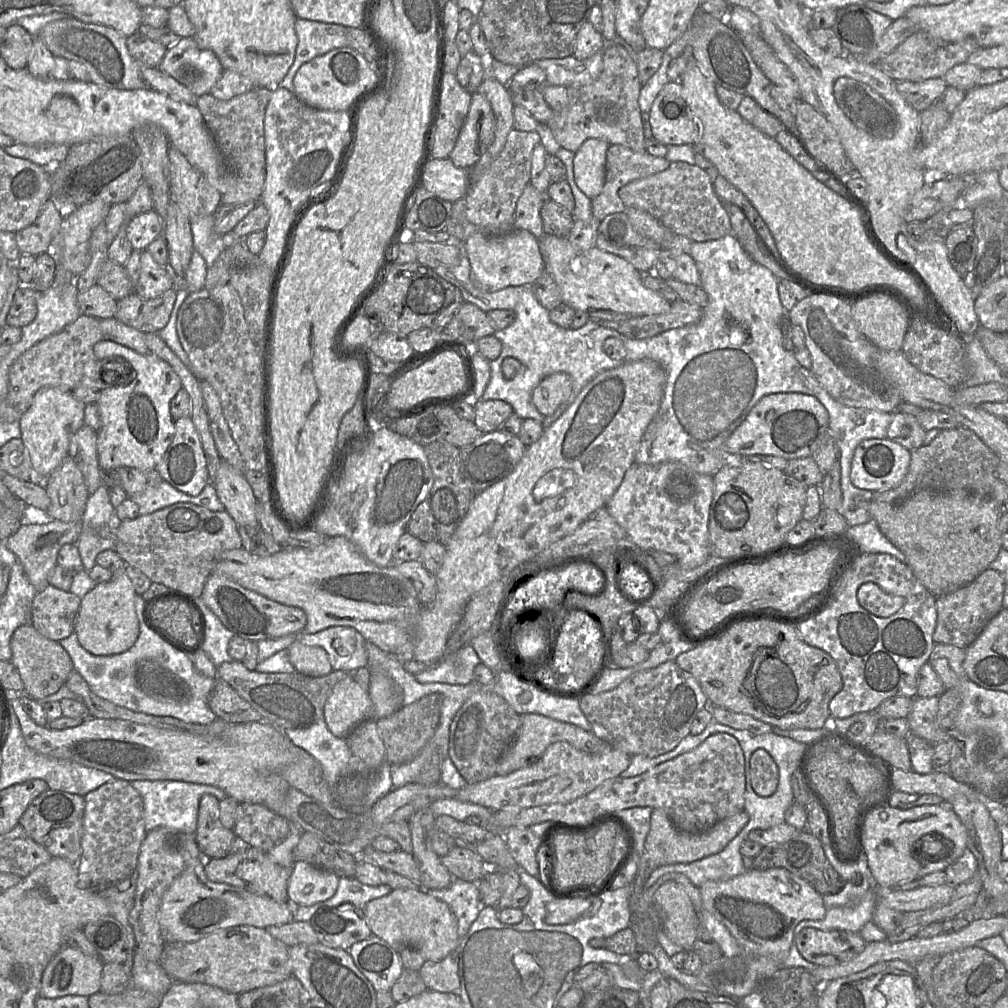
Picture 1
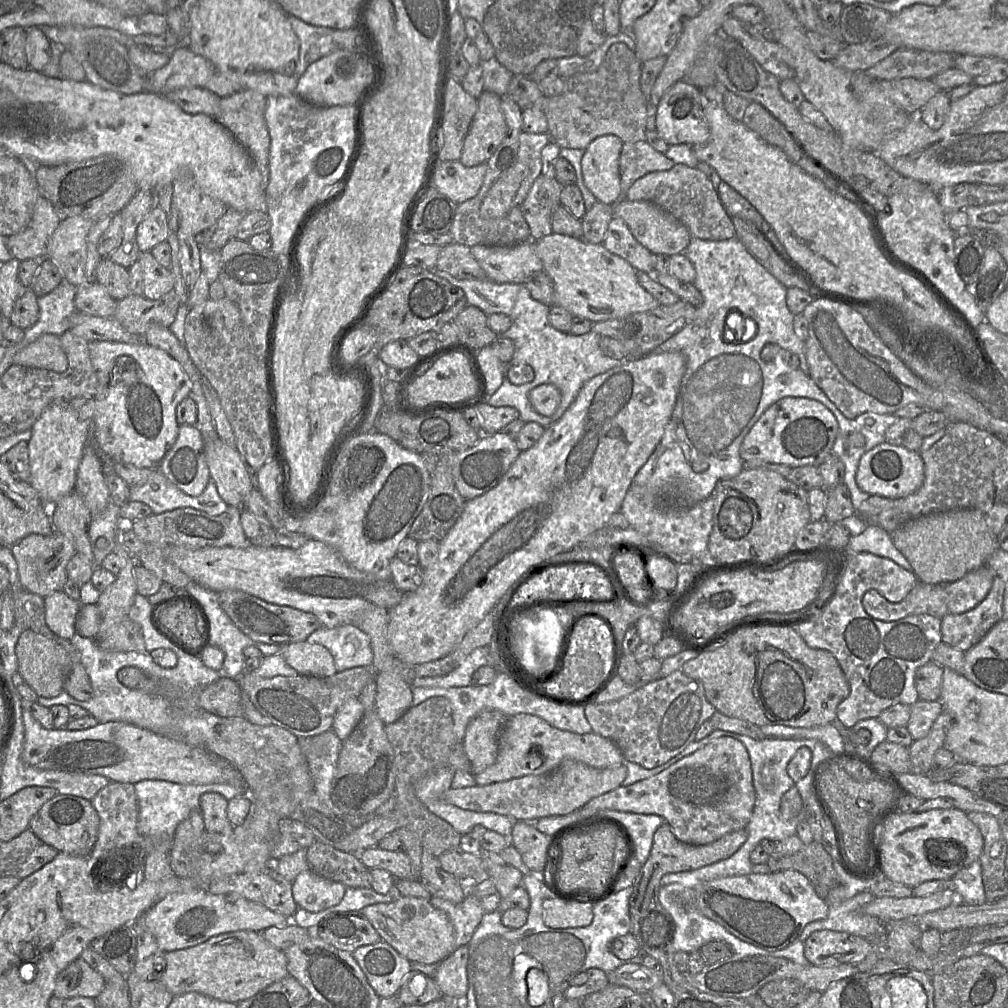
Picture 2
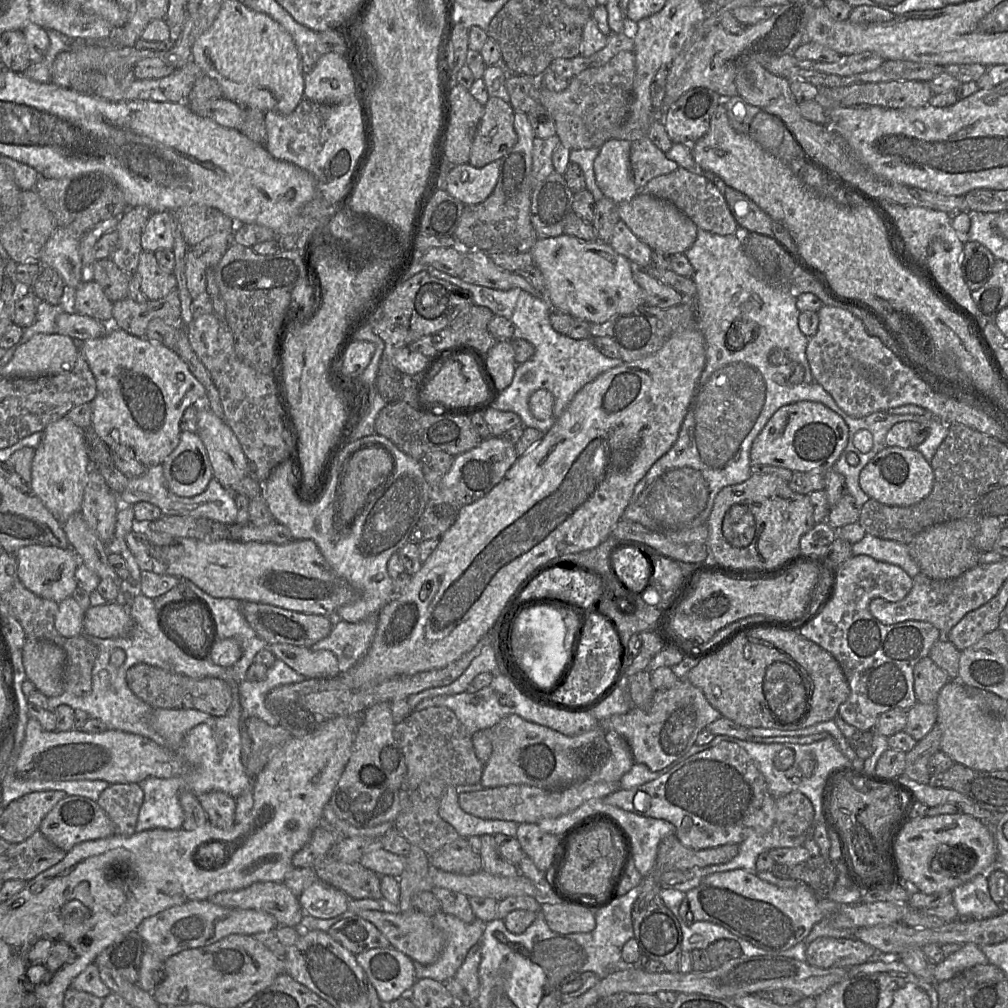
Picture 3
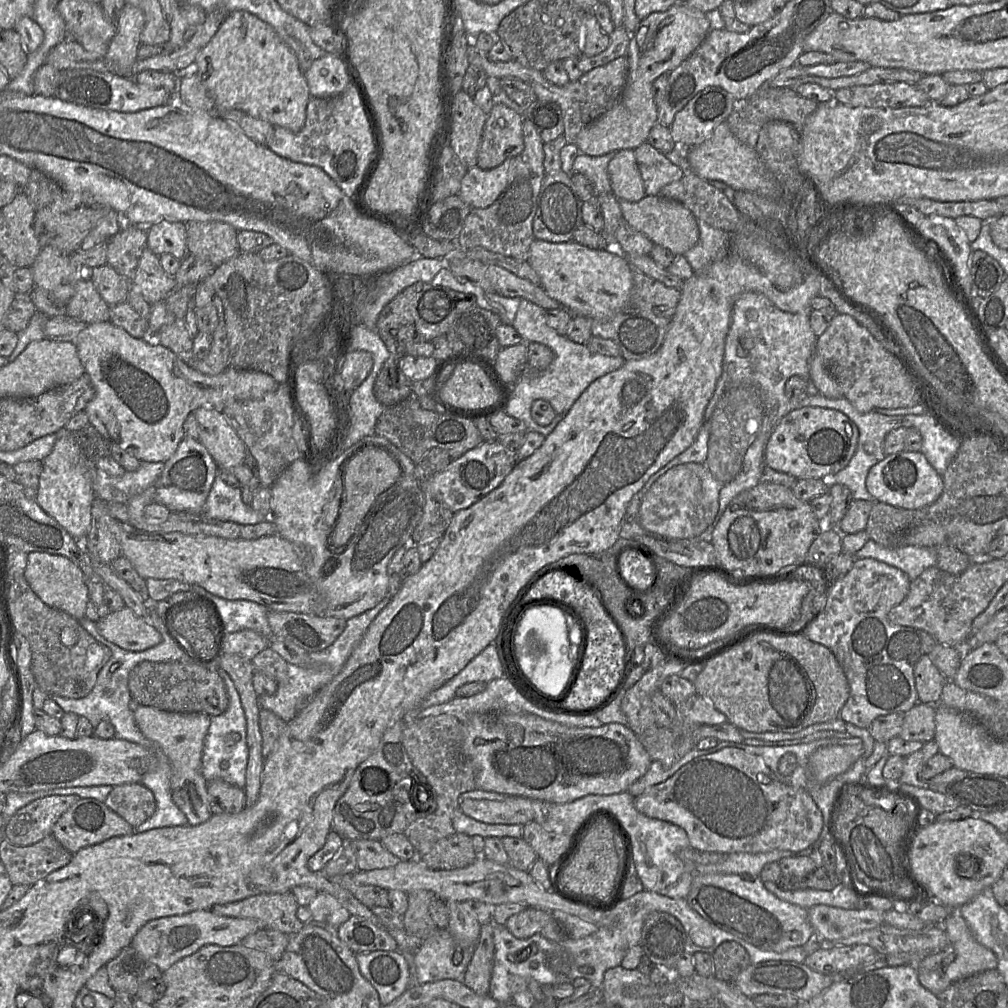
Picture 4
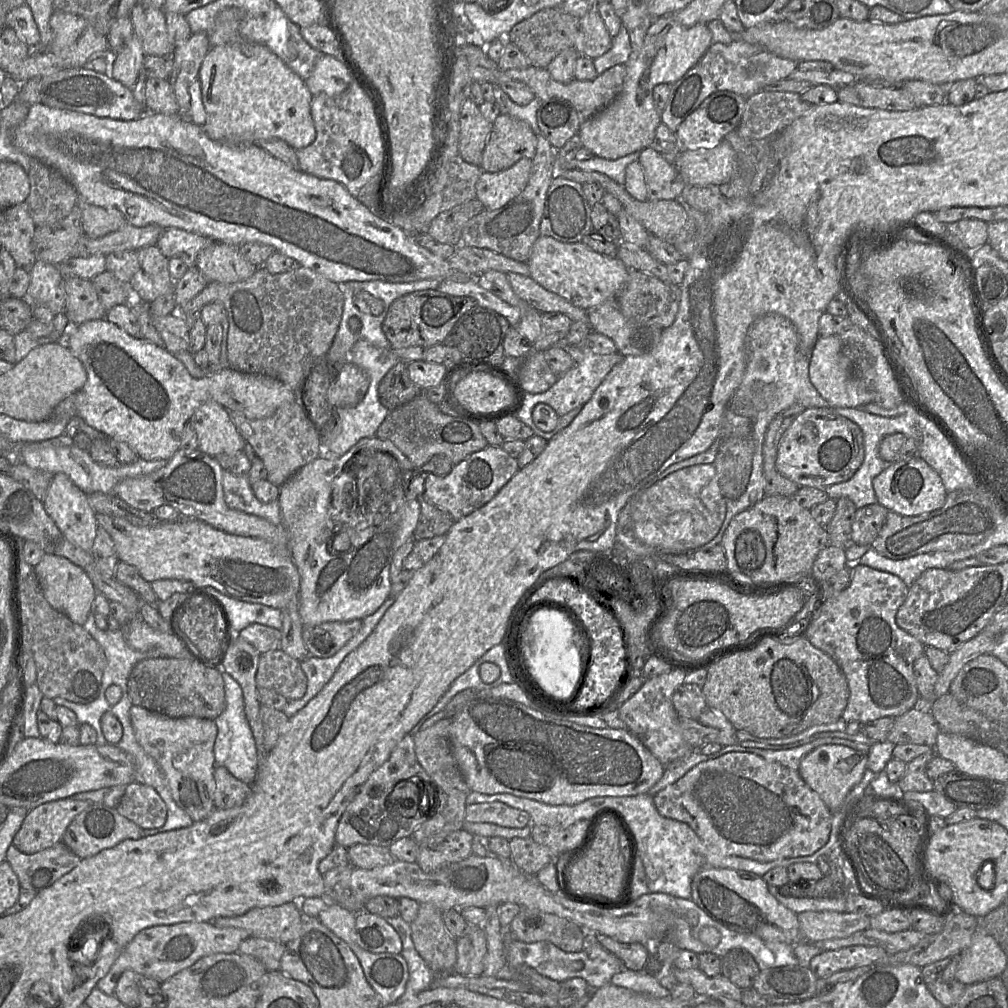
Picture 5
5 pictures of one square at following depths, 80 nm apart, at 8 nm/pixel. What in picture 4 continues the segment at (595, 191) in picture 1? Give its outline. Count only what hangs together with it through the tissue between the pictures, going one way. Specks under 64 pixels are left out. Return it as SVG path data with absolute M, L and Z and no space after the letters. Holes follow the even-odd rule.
M633 150L615 152L608 164L608 175L611 192L618 200L637 202L646 196Z

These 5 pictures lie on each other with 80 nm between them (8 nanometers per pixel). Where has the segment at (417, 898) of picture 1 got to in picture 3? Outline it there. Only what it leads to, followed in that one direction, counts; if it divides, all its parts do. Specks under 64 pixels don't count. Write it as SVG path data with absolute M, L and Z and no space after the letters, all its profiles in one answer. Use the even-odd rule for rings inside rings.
M416 909L399 913L361 910L357 915L372 923L386 937L391 947L407 955L413 962L433 964L441 954L443 937L440 930L435 927L431 917Z

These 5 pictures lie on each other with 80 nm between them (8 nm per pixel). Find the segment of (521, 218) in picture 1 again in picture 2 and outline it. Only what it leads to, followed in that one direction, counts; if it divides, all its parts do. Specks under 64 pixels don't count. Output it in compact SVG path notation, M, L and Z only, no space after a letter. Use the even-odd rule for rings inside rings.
M538 177L530 188L521 209L529 225L531 240L538 241L553 233L551 217L561 205L560 195L563 185L555 178Z

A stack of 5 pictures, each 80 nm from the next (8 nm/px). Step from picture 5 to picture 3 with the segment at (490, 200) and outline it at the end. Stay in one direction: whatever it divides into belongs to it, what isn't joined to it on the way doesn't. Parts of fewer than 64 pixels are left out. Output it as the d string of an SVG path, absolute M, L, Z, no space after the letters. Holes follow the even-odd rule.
M501 159L476 168L469 163L454 165L440 189L465 205L485 201L494 190L501 171Z

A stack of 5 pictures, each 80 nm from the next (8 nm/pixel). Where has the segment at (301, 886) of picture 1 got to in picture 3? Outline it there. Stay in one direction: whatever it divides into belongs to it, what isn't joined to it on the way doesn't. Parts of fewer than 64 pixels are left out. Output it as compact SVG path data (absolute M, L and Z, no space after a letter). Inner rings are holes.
M315 880L298 897L303 910L319 919L331 919L344 914L348 896L343 891Z

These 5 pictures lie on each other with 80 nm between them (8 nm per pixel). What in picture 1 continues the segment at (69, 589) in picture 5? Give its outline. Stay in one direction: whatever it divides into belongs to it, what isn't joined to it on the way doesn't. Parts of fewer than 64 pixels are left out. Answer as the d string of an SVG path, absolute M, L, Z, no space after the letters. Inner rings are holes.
M52 519L48 523L24 523L4 542L18 557L27 579L38 592L49 585L48 577L52 569L58 564L57 556L61 547L65 544L76 543L82 528L82 521L64 522Z

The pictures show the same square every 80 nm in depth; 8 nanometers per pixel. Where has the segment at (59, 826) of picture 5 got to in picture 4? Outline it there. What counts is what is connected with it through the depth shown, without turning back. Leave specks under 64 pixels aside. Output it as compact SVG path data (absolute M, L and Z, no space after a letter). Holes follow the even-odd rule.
M47 795L30 802L6 820L4 837L22 847L41 841L78 799L75 795Z

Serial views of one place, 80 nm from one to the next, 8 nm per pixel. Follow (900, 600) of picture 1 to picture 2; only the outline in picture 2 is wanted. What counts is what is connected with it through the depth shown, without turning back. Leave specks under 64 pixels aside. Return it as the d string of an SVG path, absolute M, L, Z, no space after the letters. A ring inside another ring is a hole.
M983 565L954 582L927 584L919 581L910 593L897 603L889 602L877 590L870 589L862 597L862 605L871 617L884 622L919 614L928 614L942 619L948 614L962 614L976 607L989 593L996 575L995 571Z

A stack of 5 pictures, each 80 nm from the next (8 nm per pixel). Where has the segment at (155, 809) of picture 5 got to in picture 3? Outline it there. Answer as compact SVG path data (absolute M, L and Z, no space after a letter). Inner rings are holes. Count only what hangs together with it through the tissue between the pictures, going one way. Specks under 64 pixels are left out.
M111 784L99 796L97 804L114 823L116 834L131 836L135 833L144 792L136 784Z

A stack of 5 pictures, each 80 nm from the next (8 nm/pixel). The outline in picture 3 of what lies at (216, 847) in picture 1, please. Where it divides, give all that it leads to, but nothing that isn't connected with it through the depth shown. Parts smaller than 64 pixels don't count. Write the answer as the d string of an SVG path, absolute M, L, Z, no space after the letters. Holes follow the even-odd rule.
M221 791L199 796L199 801L212 825L231 829L235 825L236 798Z

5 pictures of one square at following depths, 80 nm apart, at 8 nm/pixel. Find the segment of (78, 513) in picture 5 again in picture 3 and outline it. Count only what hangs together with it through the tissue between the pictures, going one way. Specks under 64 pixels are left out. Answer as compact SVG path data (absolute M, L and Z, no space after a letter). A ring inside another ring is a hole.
M64 416L50 423L42 432L40 444L34 449L31 469L30 489L44 506L63 524L72 515L81 512L84 490L88 481L88 474L92 467L85 446L84 429L75 425L68 417Z

